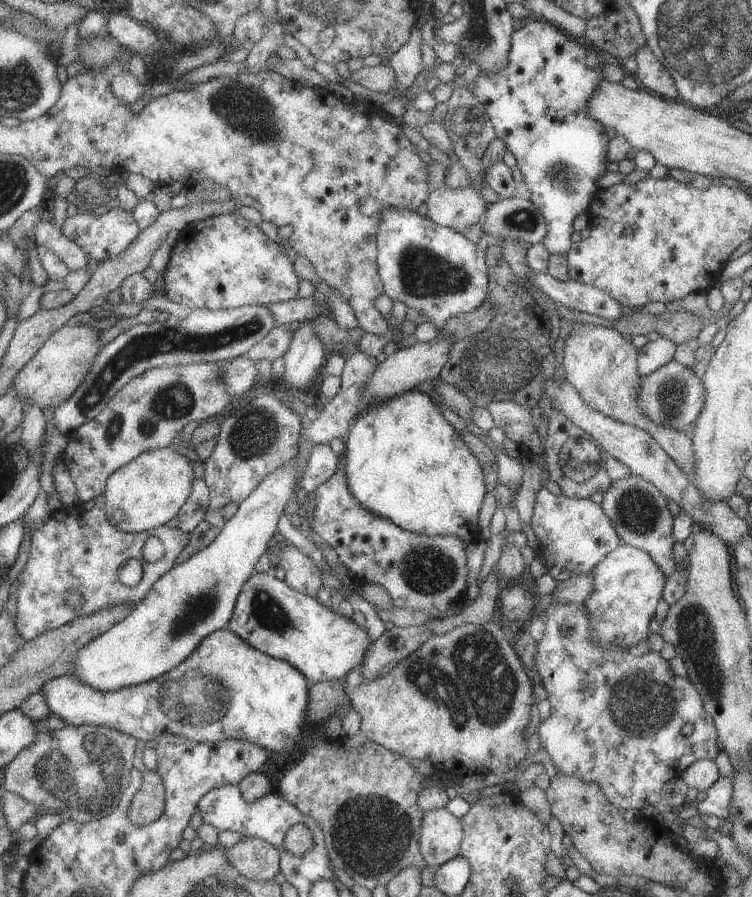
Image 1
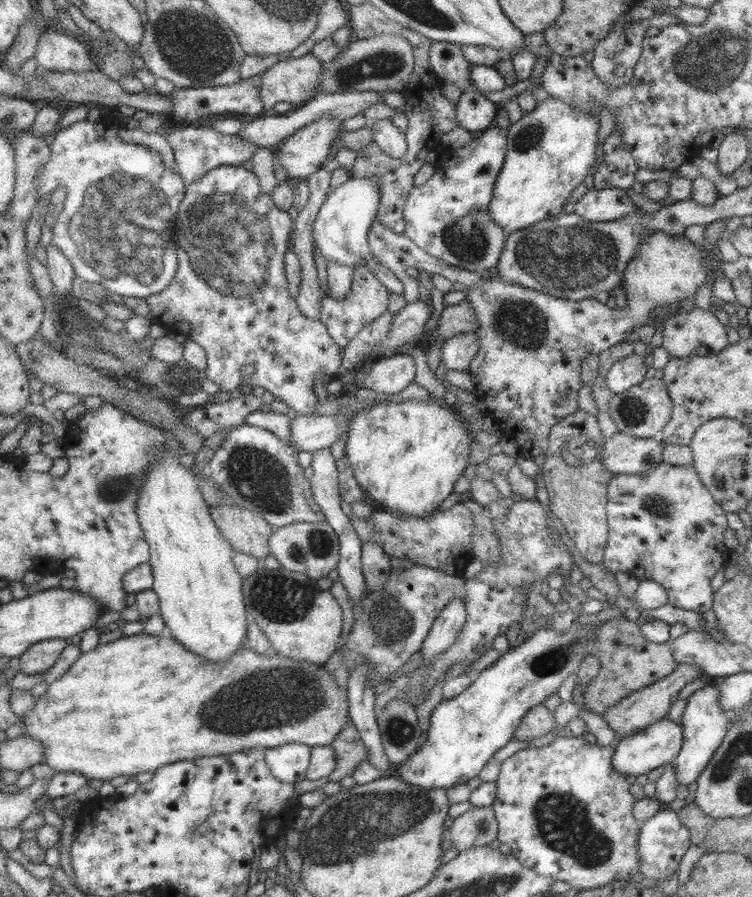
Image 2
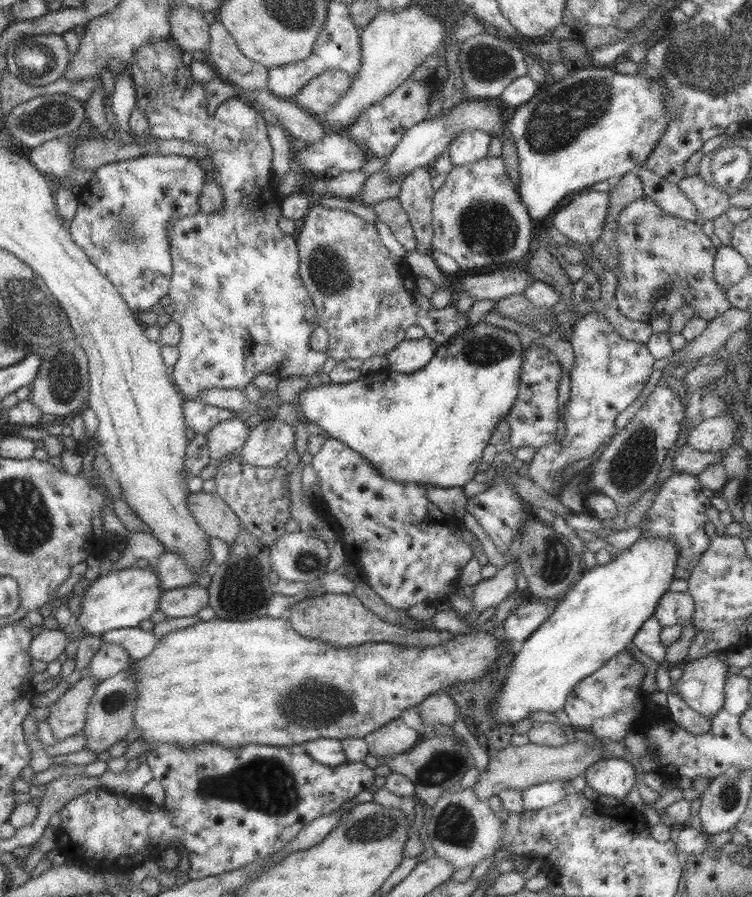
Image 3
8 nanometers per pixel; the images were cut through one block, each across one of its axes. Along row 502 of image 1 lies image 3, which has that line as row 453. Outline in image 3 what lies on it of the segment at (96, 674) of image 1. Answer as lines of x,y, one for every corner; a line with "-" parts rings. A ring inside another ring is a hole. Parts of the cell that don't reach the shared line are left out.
265,419
248,430
245,442
240,448
240,457
245,464
255,467
269,467
293,446
293,430
278,419

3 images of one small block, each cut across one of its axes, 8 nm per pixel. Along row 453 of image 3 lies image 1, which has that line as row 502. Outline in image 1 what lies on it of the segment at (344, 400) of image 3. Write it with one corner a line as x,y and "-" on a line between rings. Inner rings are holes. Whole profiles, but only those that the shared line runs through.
418,390
375,402
358,412
344,439
345,478
347,488
359,506
381,518
393,521
408,532
425,536
455,536
465,545
480,537
479,508
485,496
484,472
460,434
441,415
435,402

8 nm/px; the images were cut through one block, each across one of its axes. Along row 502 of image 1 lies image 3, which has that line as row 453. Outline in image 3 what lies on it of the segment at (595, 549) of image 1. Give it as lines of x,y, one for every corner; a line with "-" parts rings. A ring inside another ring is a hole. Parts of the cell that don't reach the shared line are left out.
589,310
579,315
568,329
575,360
568,372
570,378
569,400
563,412
563,436
551,444
544,444
535,449
533,458
527,463
525,477
539,485
550,495
557,495
564,484
559,480
559,473
569,464
589,458
598,446
608,442
616,430
613,429
615,418
640,395
649,376
653,372
655,360
648,353
645,343
625,340
615,332
613,325
600,313
-
613,360
623,362
623,370
616,376
609,374
609,364

